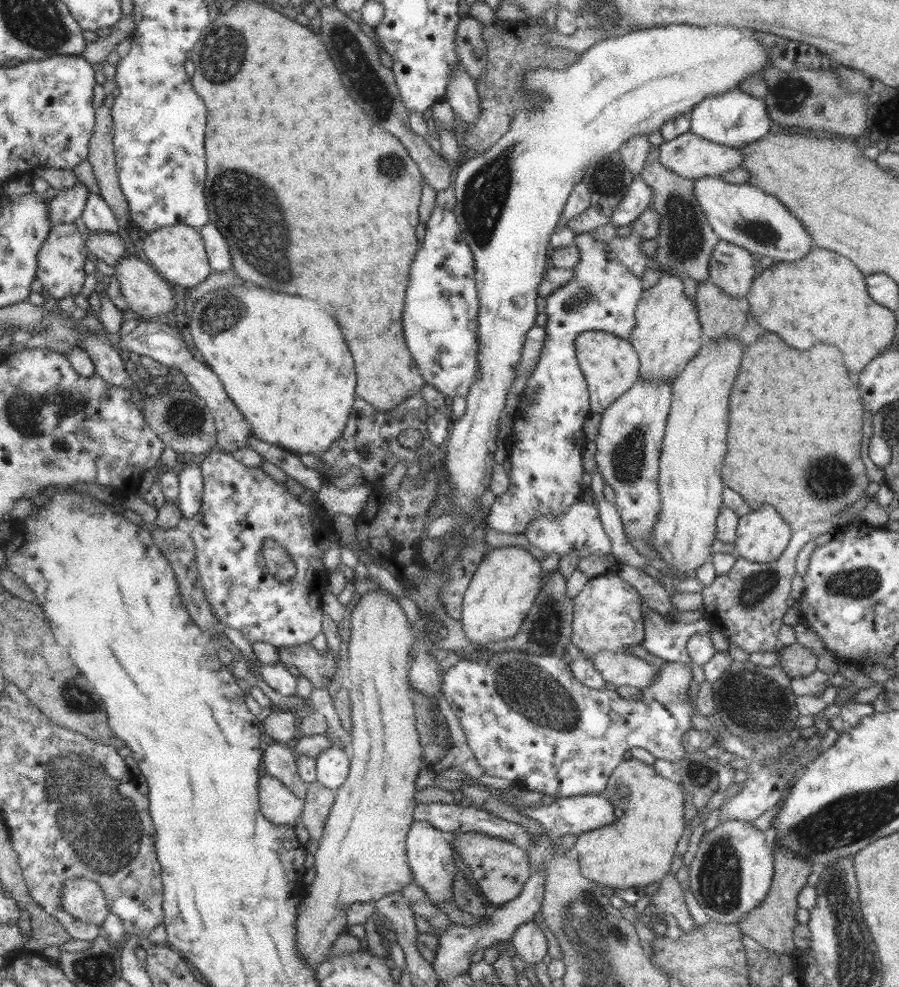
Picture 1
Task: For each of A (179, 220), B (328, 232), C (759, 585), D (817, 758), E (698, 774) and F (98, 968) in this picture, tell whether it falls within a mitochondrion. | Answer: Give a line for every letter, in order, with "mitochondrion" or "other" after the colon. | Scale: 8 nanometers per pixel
A: other
B: other
C: mitochondrion
D: other
E: mitochondrion
F: mitochondrion

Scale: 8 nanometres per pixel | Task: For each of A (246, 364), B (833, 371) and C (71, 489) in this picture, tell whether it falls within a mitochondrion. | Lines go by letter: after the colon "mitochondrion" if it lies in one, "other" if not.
A: other
B: other
C: other

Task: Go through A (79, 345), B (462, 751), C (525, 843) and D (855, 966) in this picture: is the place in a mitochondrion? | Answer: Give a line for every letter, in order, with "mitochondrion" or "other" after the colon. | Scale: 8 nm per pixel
A: other
B: other
C: other
D: mitochondrion

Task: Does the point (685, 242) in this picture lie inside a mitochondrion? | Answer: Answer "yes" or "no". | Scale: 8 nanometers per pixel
yes

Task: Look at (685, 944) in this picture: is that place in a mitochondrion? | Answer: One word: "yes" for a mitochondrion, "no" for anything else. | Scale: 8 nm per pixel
no

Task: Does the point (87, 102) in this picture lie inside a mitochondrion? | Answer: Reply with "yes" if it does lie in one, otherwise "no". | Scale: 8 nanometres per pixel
no

